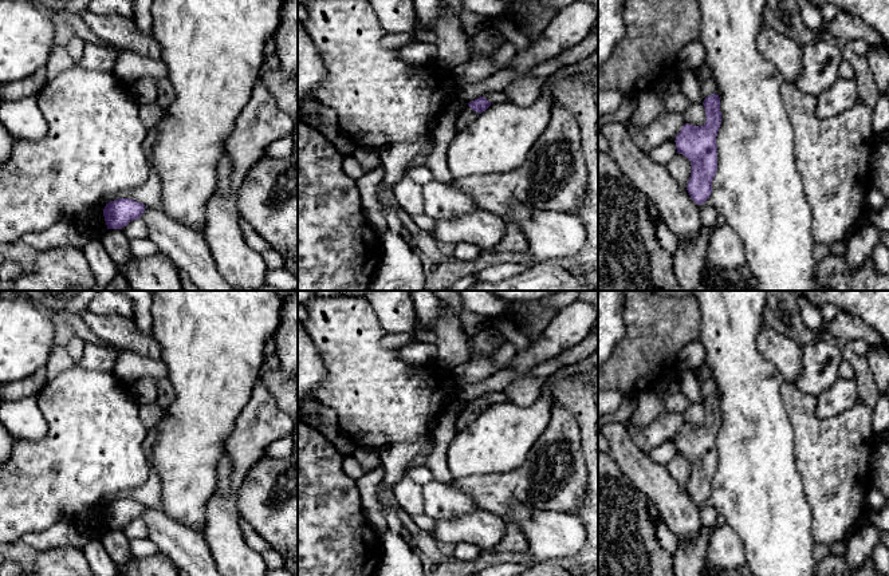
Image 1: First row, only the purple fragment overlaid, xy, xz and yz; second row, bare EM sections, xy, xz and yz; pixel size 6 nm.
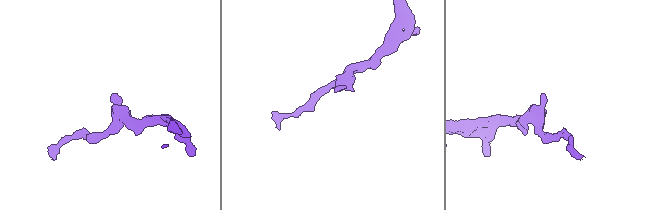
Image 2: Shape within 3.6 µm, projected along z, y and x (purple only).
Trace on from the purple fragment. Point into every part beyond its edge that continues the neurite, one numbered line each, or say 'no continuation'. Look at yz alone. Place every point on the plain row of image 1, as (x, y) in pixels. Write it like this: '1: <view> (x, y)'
no continuation

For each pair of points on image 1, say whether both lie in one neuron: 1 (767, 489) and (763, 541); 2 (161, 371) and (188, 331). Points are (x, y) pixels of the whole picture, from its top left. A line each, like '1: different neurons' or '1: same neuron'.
1: same neuron
2: different neurons

